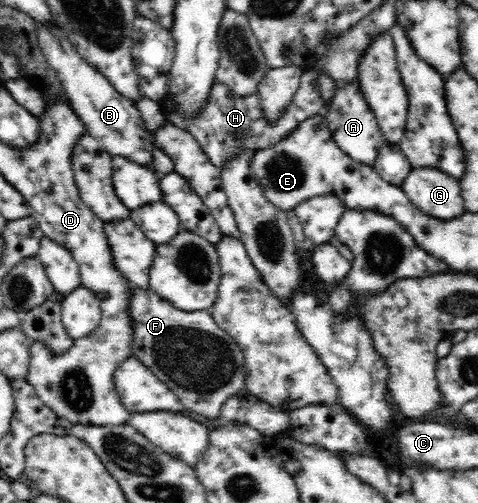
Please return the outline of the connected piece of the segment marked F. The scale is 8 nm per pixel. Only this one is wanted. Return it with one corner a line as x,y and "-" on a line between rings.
134,287
129,289
129,317
132,321
131,356
140,359
149,367
158,379
162,379
172,389
182,405
194,413
214,420
222,415
223,403
228,398
244,392
246,381
245,356
235,339
222,330
212,318
209,311
180,311
177,307
161,299
151,289

